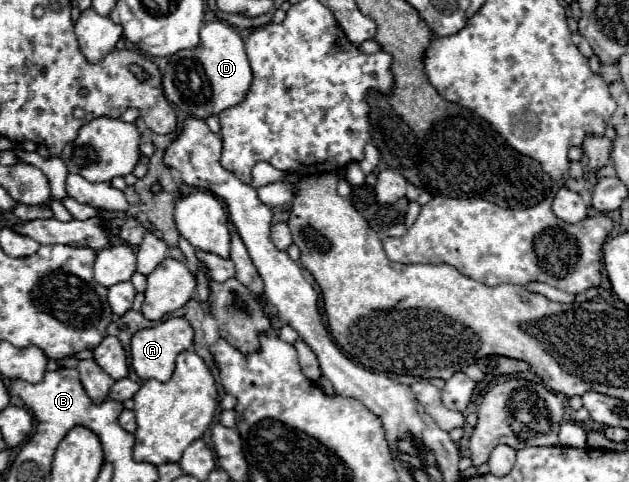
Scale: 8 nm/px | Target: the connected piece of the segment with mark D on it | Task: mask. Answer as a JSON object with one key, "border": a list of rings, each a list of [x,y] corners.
{"border":[[[215,20],[201,26],[201,42],[197,48],[179,50],[169,58],[163,74],[163,94],[183,112],[205,120],[211,114],[219,114],[221,110],[243,102],[251,88],[251,80],[253,72],[241,36],[231,24]]]}

